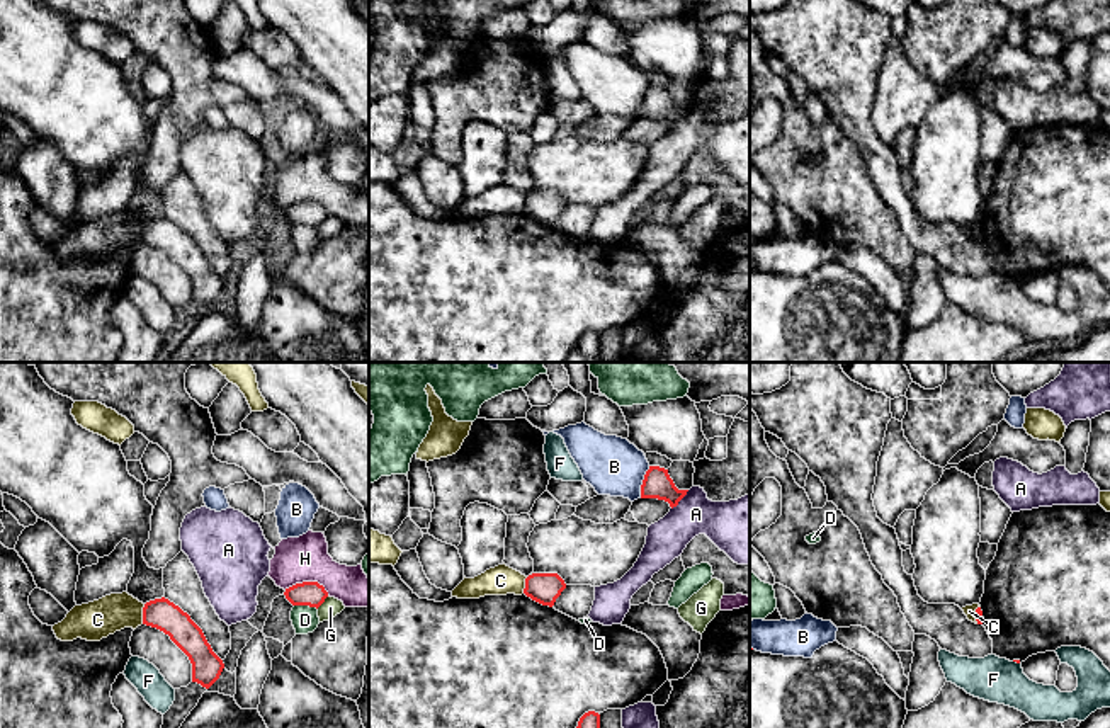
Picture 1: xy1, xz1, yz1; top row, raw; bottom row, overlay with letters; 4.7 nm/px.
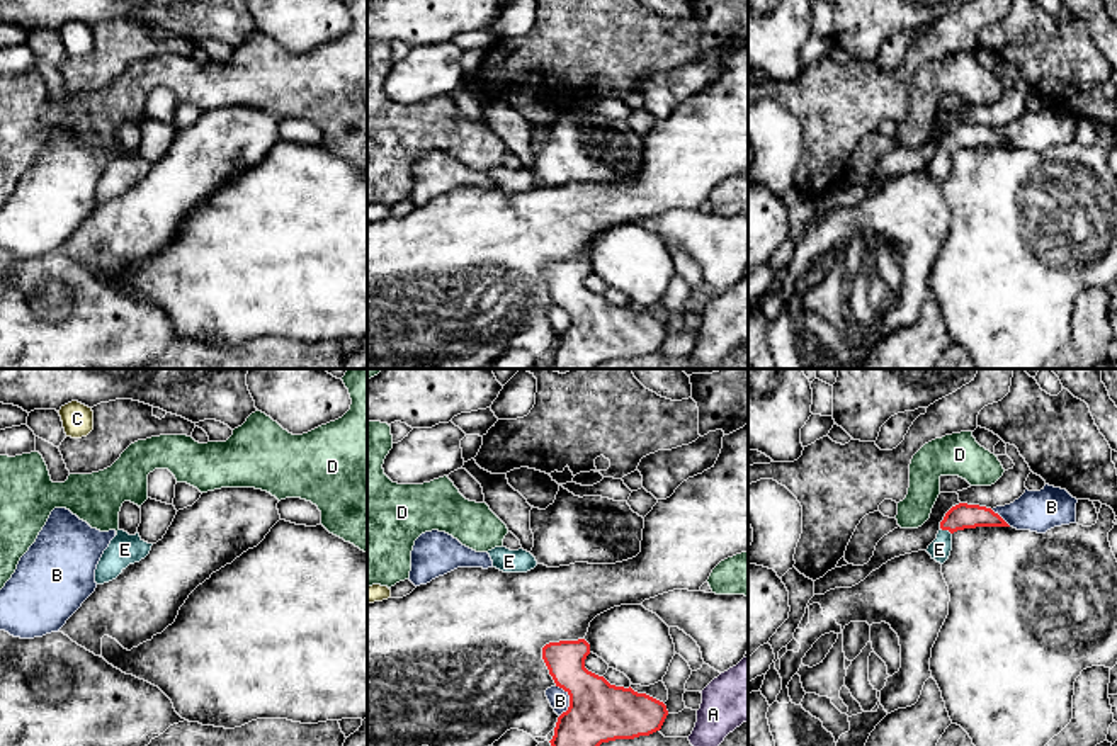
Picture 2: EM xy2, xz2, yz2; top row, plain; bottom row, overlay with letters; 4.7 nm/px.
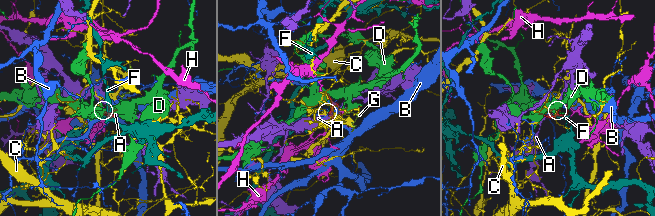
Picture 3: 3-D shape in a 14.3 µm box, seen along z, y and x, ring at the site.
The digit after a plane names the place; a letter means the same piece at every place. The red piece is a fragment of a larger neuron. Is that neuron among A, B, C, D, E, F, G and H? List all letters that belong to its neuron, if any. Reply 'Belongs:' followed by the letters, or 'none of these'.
Belongs: E

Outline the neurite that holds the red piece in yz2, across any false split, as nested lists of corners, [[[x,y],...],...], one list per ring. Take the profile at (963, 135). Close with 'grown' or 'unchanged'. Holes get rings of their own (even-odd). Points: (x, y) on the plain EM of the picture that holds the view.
[[[959,122],[945,133],[944,139],[940,141],[937,158],[928,165],[927,172],[932,175],[932,178],[944,184],[952,170],[952,153],[957,150],[976,146],[1010,146],[1010,144],[991,127]]] | grown

